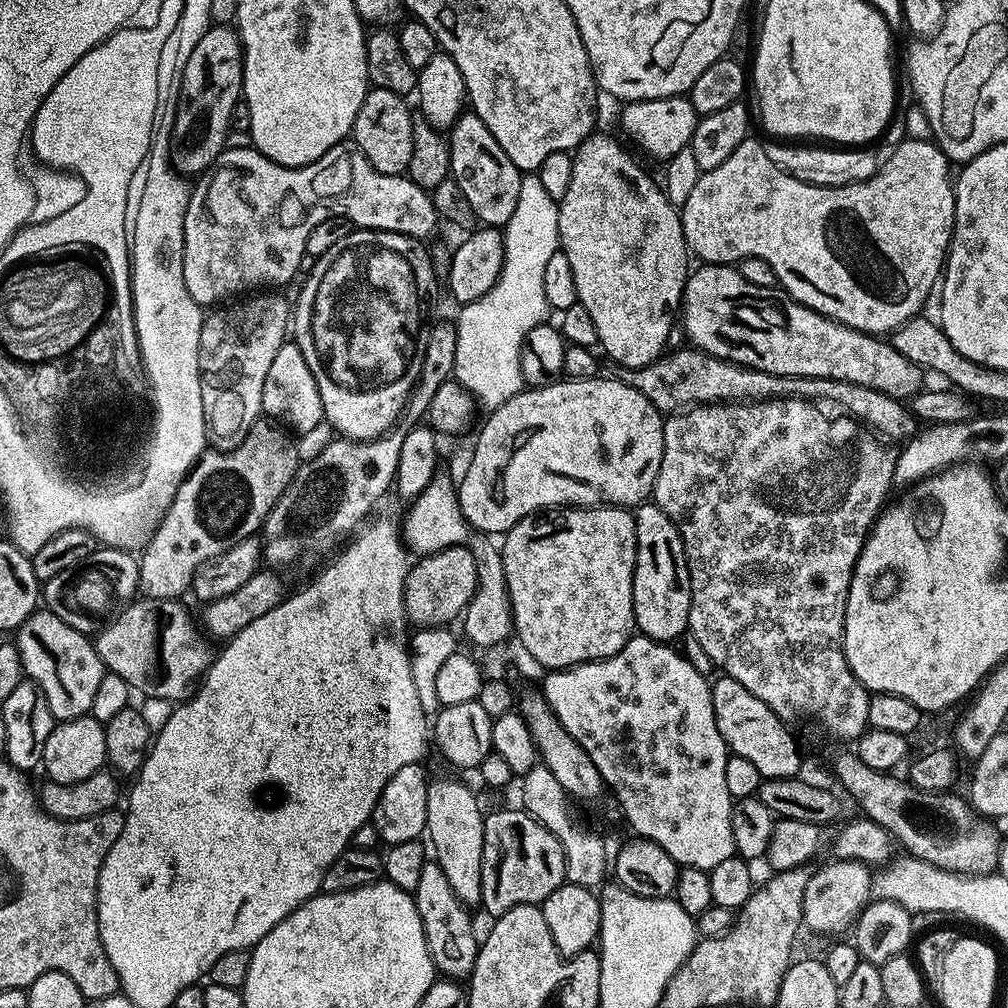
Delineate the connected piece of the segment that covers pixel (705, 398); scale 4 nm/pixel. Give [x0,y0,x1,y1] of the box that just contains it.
[618,346,776,414]

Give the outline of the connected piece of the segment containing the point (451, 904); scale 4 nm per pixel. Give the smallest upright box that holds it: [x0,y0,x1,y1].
[414,862,478,982]

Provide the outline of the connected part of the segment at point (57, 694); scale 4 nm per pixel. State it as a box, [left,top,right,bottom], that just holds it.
[14,610,106,721]

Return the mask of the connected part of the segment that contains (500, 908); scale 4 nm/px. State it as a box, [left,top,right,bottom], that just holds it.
[480,810,565,918]

